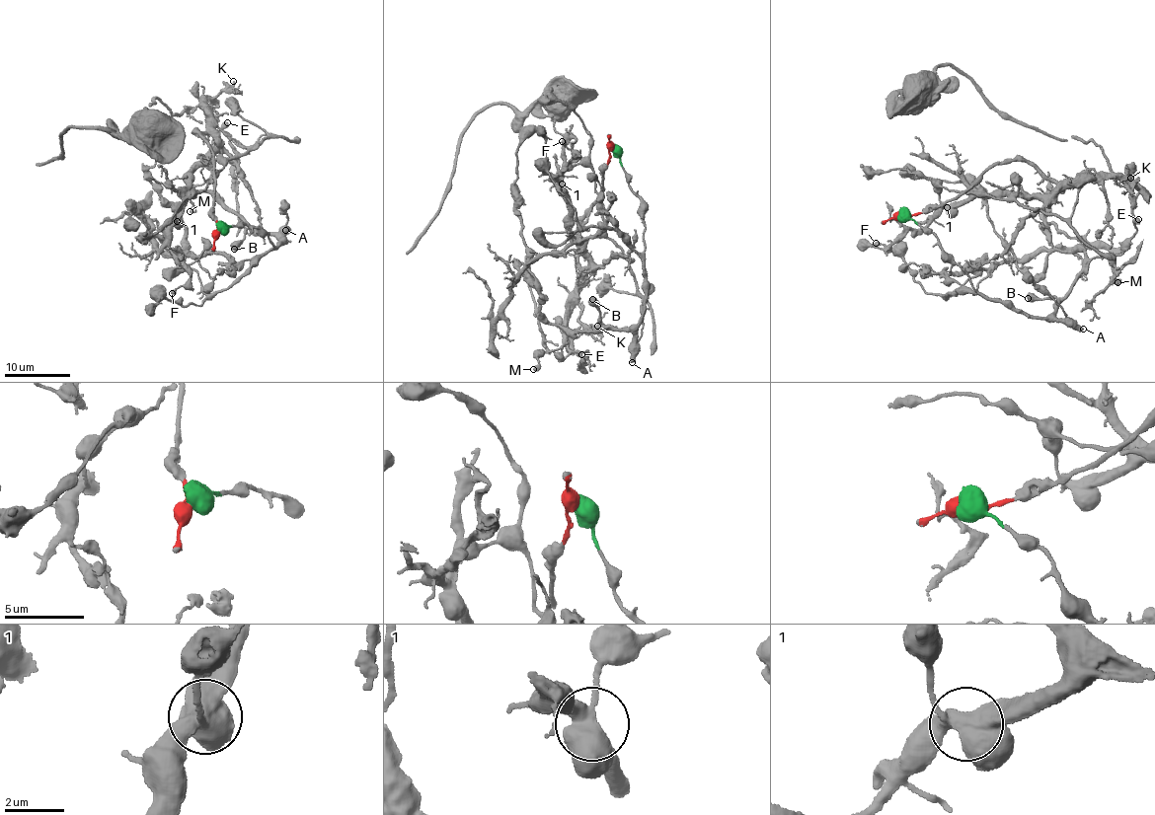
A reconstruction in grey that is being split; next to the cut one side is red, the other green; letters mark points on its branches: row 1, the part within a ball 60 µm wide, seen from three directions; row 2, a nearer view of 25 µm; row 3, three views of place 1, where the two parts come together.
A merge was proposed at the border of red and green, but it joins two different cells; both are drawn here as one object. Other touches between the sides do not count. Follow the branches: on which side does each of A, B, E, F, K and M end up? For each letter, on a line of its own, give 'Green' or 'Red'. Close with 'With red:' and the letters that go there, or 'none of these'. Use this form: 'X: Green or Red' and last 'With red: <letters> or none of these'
A: Green
B: Green
E: Green
F: Red
K: Red
M: Green
With red: F, K

